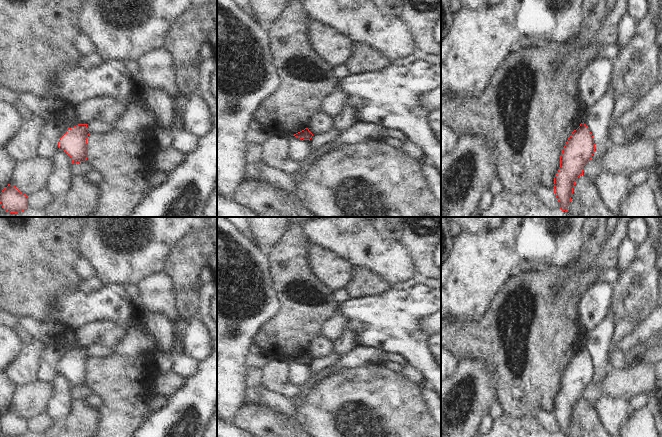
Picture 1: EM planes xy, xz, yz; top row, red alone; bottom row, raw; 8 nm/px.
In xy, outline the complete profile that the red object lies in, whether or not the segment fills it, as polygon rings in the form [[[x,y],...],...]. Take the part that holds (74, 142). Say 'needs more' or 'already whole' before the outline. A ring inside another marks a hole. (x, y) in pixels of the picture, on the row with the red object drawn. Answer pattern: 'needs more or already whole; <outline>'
already whole; [[[78,124],[68,128],[58,142],[59,150],[65,151],[72,160],[72,164],[85,162],[88,157],[87,138],[90,132],[87,124]]]

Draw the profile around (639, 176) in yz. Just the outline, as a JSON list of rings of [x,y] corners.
[[[638,170],[634,173],[632,173],[629,176],[630,182],[633,186],[636,186],[642,182],[645,182],[648,177],[648,171],[647,170]]]

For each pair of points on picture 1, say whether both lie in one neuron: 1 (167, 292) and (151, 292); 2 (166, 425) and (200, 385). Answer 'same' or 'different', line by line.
1: same
2: same

